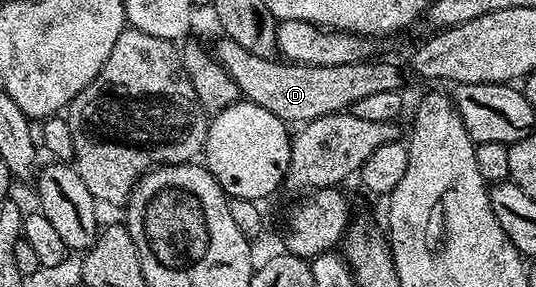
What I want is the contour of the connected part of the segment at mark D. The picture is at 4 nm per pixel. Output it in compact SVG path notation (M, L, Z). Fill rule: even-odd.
M225 35L219 36L214 49L212 45L212 53L224 71L236 79L238 92L245 100L264 107L264 111L272 111L272 115L287 123L305 123L340 113L349 110L360 99L368 99L368 95L393 93L403 88L402 73L390 61L363 59L340 67L296 65L282 59L268 60L252 55Z

